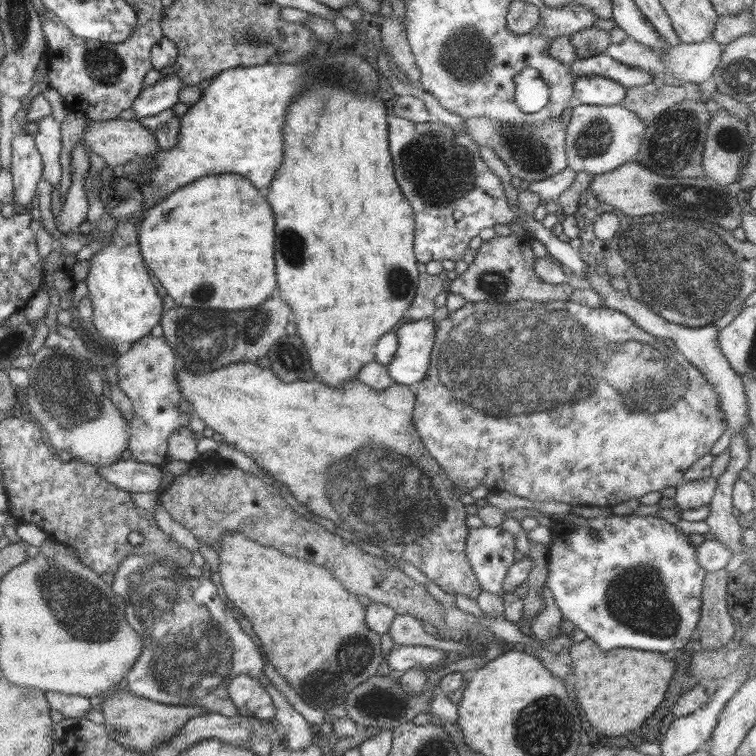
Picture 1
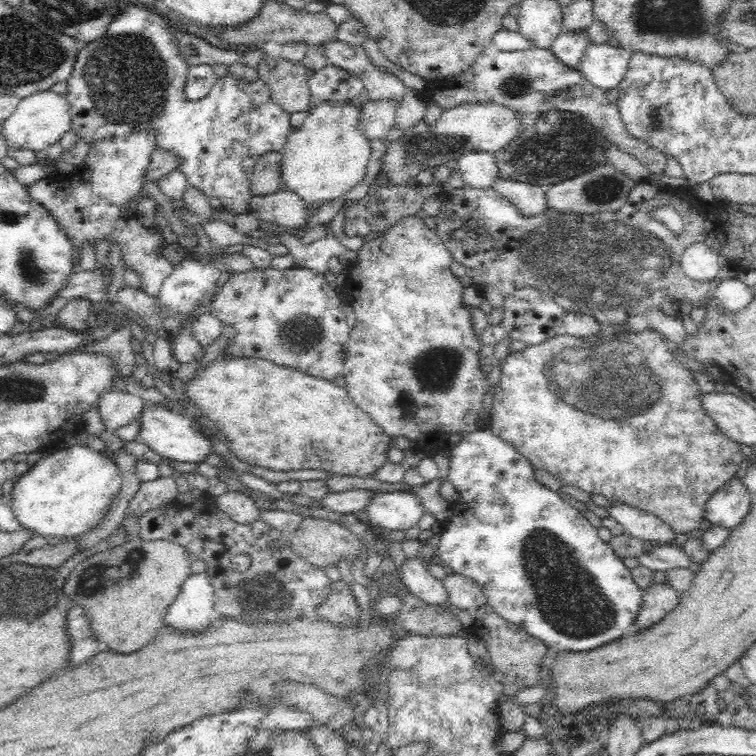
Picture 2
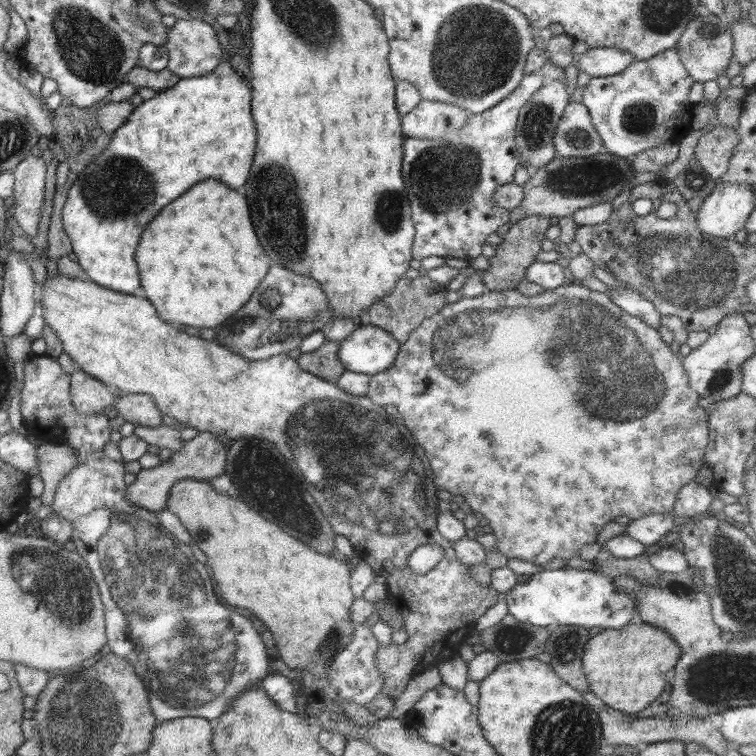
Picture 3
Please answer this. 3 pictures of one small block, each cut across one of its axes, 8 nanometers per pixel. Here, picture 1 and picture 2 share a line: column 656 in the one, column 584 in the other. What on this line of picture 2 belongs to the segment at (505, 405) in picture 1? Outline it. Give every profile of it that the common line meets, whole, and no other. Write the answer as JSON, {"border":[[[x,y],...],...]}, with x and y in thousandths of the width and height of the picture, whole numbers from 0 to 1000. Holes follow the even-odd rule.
{"border":[[[853,438],[844,443],[823,442],[802,446],[799,450],[790,447],[762,448],[749,443],[738,443],[733,448],[720,450],[717,455],[676,466],[663,483],[660,507],[656,509],[656,517],[652,522],[651,542],[646,548],[646,567],[677,589],[685,599],[701,610],[705,619],[722,622],[725,627],[729,627],[735,635],[741,635],[743,640],[762,643],[778,653],[788,651],[808,664],[821,664],[858,677],[884,693],[893,706],[913,704],[918,698],[923,698],[926,690],[931,688],[929,677],[931,677],[931,669],[939,657],[964,634],[980,626],[981,611],[987,603],[979,597],[979,589],[955,575],[944,558],[931,546],[929,536],[926,536],[926,525],[923,525],[923,508],[918,504],[913,489],[886,468],[885,459],[888,458],[876,442],[868,438]]]}

